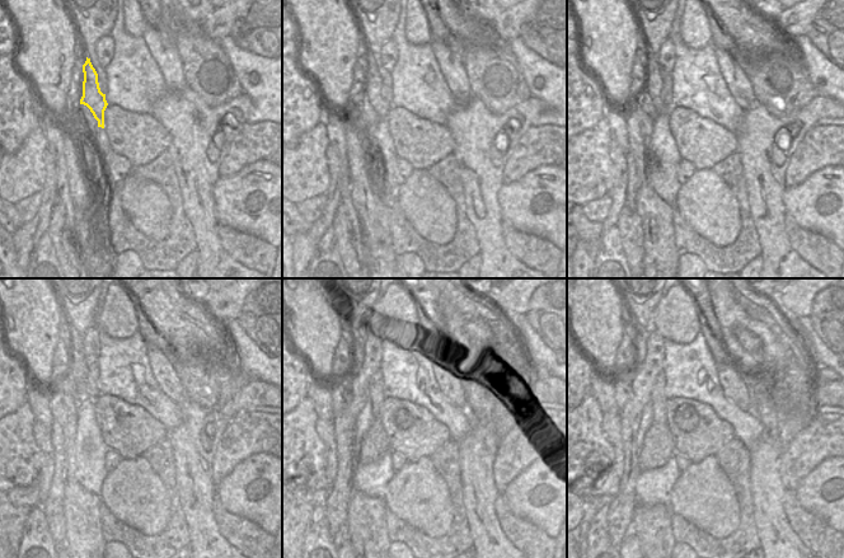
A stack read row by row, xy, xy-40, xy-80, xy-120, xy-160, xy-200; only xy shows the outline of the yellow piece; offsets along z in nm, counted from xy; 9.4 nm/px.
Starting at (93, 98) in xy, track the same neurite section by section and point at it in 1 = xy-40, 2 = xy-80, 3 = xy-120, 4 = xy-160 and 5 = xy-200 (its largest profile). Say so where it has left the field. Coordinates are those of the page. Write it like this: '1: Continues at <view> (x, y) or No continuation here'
1: Continues at xy-40 (373, 88)
2: Continues at xy-80 (652, 68)
3: Continues at xy-120 (79, 370)
4: Continues at xy-160 (357, 336)
5: Continues at xy-200 (642, 333)

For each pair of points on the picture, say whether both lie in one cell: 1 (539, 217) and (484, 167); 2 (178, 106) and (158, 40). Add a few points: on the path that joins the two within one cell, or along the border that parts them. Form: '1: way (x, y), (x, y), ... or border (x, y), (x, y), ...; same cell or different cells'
1: border (502, 183), (497, 195), (502, 215); different cells
2: border (186, 85), (169, 92); different cells

